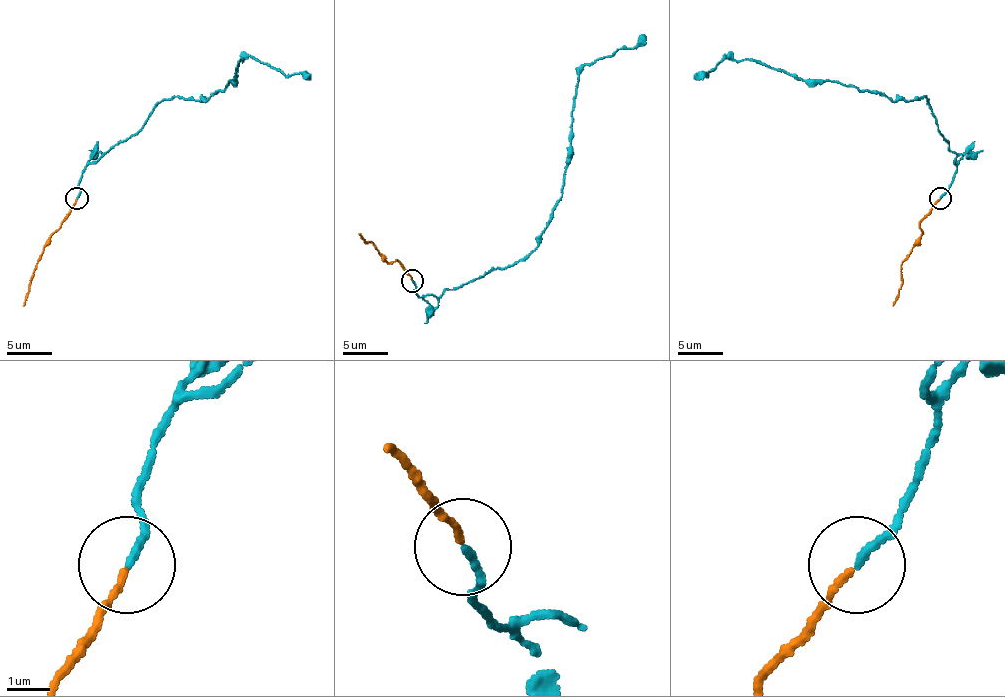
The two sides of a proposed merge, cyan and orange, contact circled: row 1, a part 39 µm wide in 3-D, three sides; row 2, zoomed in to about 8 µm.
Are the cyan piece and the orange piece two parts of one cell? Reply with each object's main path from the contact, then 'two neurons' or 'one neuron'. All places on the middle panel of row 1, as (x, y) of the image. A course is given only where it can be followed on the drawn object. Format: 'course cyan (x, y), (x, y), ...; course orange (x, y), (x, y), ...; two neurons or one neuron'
course cyan (412, 281), (417, 294), (439, 297), (513, 265), (538, 245), (562, 194), (580, 68), (630, 48), (645, 35); course orange (412, 279), (397, 261), (390, 263), (370, 241), (365, 243), (359, 234); one neuron

